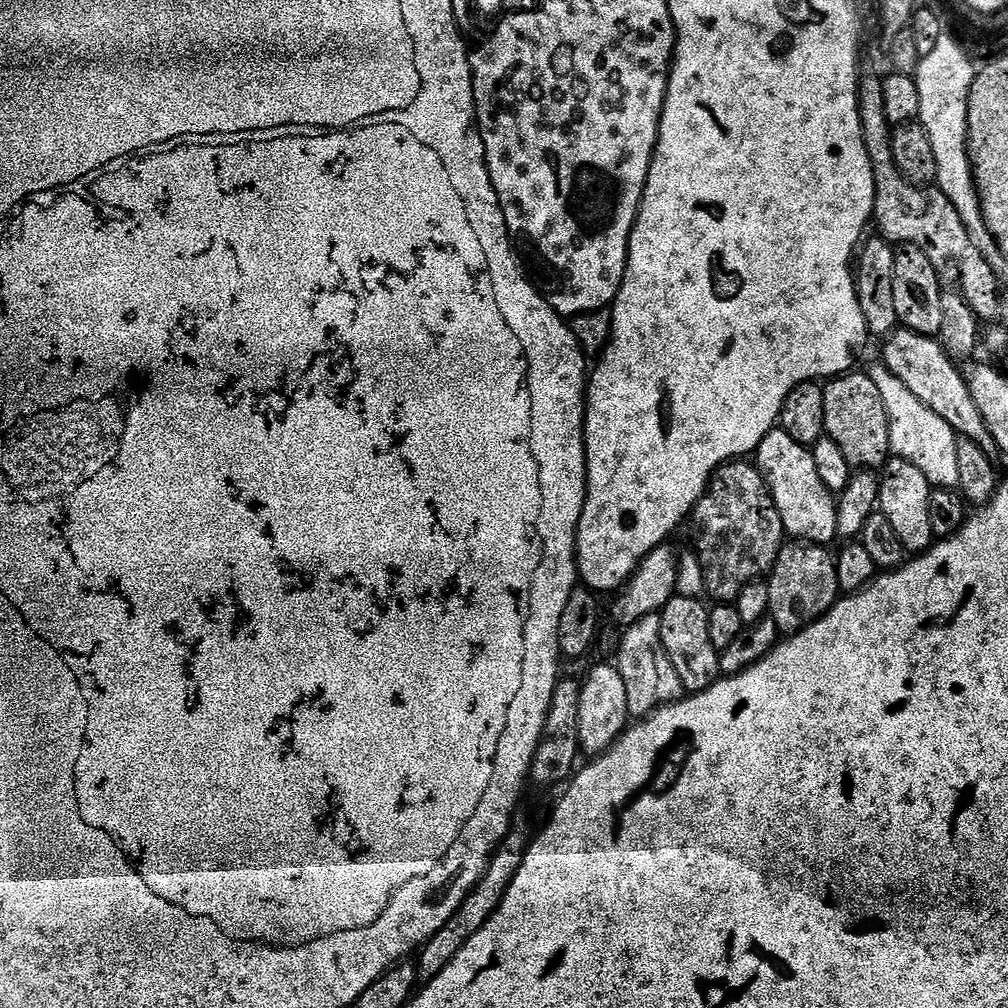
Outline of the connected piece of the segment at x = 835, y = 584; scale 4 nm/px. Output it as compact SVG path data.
M788 542L781 548L776 564L766 577L768 611L781 633L795 634L805 624L824 616L841 599L840 583L833 553L827 547L807 542Z

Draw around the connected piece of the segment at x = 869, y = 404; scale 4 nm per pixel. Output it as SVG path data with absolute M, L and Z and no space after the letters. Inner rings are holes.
M860 371L845 372L843 376L829 379L824 384L824 431L834 442L838 442L838 446L842 446L842 454L846 454L846 462L850 462L852 469L880 470L888 463L892 452L890 418L871 375Z

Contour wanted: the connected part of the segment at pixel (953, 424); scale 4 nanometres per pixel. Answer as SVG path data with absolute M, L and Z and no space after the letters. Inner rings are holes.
M900 326L883 344L882 363L908 387L910 394L914 394L930 410L934 410L934 414L945 420L953 433L978 442L978 446L982 446L982 450L990 454L997 451L996 442L982 418L982 410L978 410L978 405L970 394L965 373L956 369L959 368L957 361L950 359L939 339L923 336Z

